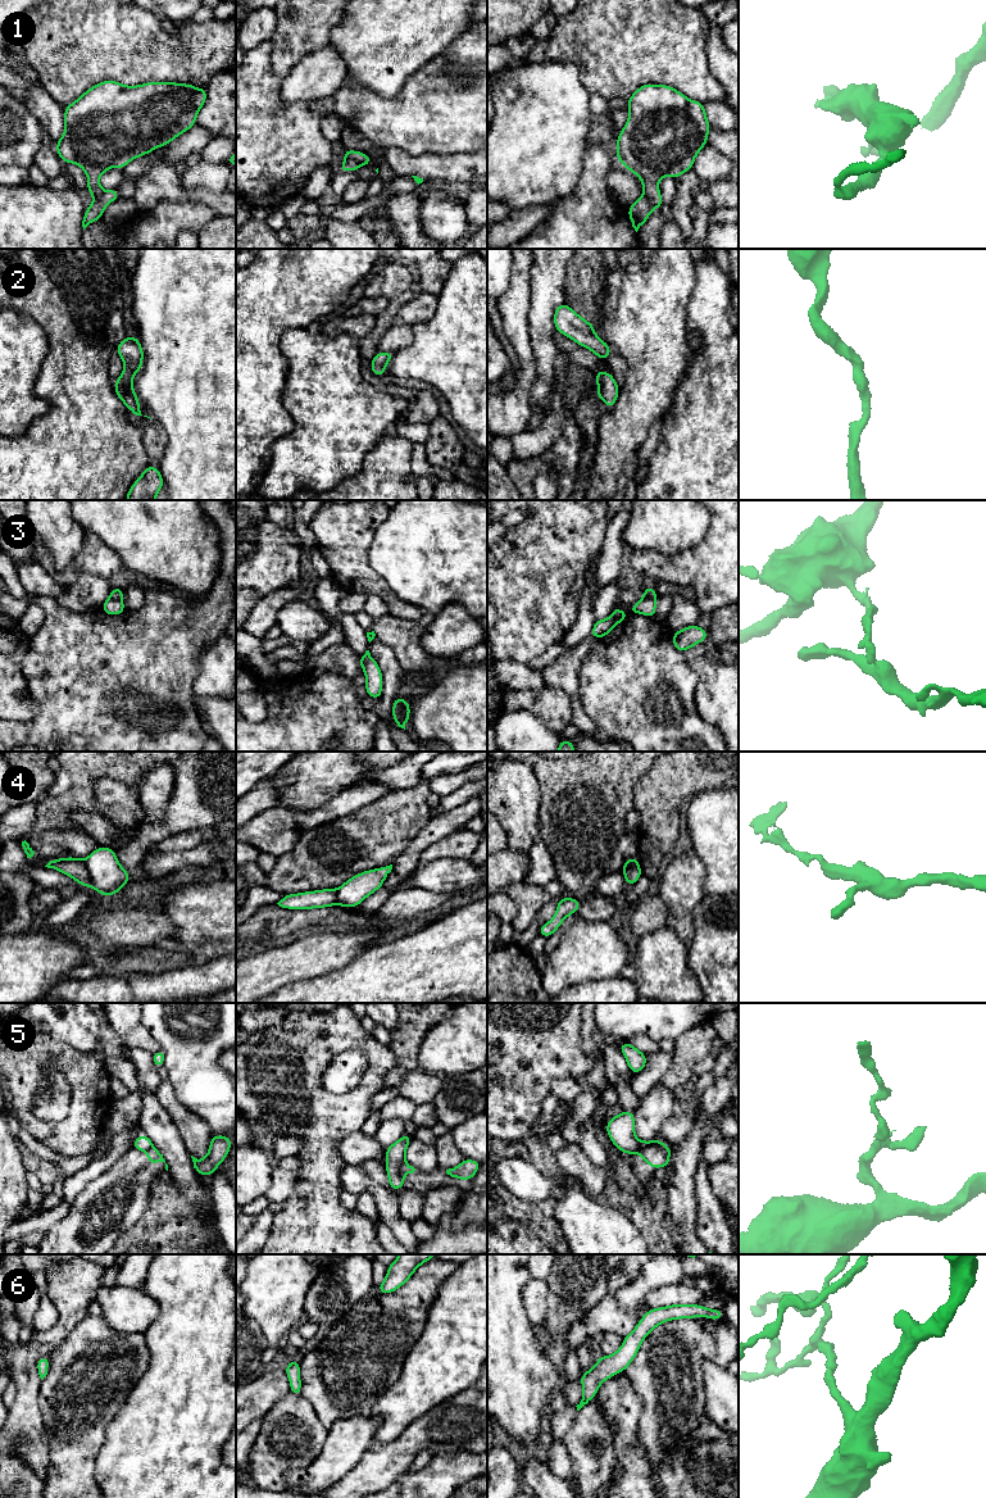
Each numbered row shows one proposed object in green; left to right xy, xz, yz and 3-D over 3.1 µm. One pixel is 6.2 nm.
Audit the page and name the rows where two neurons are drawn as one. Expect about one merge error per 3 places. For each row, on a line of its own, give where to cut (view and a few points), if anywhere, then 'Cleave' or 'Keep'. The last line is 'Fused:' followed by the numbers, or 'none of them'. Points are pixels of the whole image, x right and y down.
1: Split along xz (345, 157), (353, 158), (359, 166). Cleave
2: No split. Keep
3: Split along xz (371, 657), (363, 661), (362, 667). Cleave
4: Split along xy (83, 861), (90, 885). Cleave
5: Split along yz (660, 1145), (649, 1145), (640, 1153). Cleave
6: No split. Keep
Fused: 1, 3, 4, 5

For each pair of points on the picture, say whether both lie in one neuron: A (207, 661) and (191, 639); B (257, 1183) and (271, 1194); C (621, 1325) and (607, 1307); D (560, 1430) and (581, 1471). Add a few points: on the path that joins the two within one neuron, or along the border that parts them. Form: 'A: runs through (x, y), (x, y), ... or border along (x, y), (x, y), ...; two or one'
A: border along (222, 634), (201, 650), (192, 681); two
B: border along (273, 1169), (271, 1185), (263, 1194); two
C: runs through (617, 1321), (608, 1311); one
D: border along (578, 1411), (571, 1428), (562, 1438); two

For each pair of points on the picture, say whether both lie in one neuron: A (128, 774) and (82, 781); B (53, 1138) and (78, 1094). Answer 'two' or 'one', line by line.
A: one
B: one

